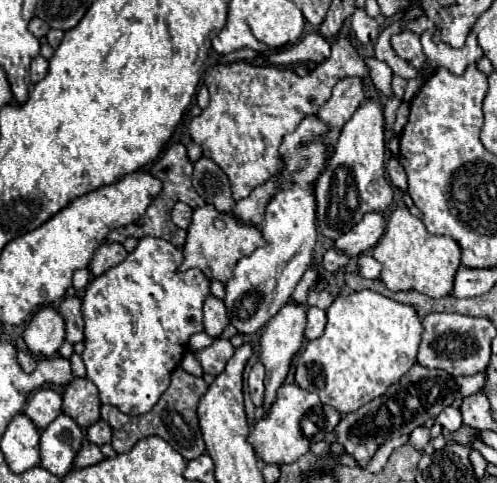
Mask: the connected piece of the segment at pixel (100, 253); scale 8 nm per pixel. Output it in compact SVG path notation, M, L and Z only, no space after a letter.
M105 242L95 250L95 256L93 256L91 264L89 264L89 270L91 270L93 276L101 276L101 272L109 270L111 266L121 264L125 260L125 256L127 256L127 250L123 248L123 244Z

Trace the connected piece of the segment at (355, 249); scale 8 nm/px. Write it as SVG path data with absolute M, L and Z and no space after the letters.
M369 212L345 236L335 240L335 248L339 248L341 252L349 254L351 258L357 258L363 252L371 250L379 242L379 238L383 236L385 228L387 228L385 218L379 212Z

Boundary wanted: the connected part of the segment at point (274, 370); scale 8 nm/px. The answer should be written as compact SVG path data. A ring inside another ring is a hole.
M287 302L281 312L277 312L277 316L273 316L273 320L269 320L269 324L263 328L263 334L261 334L261 364L265 366L267 370L267 376L265 376L265 408L269 408L269 404L273 404L273 396L277 392L277 388L283 384L287 372L289 372L289 366L291 366L291 358L299 352L301 344L303 344L303 330L305 330L305 324L307 324L307 308L303 304L297 304L297 302Z

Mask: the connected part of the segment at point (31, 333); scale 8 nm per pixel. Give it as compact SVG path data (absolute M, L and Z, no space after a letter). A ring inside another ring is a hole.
M53 306L39 308L23 332L23 340L35 358L51 358L65 342L65 320Z

